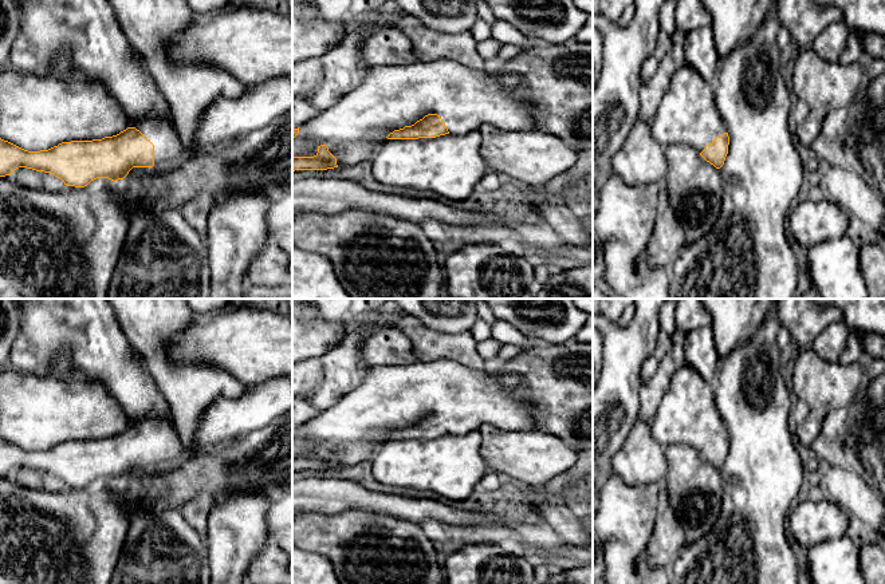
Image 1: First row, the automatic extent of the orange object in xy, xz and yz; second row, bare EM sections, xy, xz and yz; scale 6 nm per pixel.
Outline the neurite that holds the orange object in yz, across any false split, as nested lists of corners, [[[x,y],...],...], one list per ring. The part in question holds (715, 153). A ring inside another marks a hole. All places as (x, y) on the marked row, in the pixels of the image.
[[[689,64],[678,68],[656,108],[650,134],[662,147],[693,147],[720,169],[728,154],[729,137],[715,107],[715,84]]]

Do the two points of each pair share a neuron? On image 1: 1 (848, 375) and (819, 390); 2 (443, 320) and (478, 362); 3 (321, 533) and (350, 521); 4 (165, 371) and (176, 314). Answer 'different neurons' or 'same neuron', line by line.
1: same neuron
2: different neurons
3: same neuron
4: same neuron

